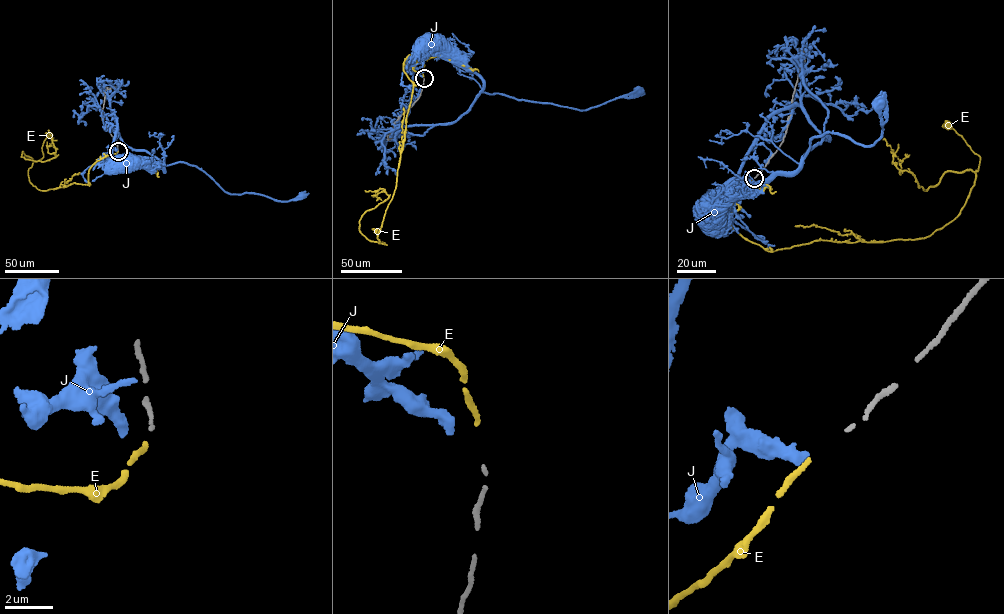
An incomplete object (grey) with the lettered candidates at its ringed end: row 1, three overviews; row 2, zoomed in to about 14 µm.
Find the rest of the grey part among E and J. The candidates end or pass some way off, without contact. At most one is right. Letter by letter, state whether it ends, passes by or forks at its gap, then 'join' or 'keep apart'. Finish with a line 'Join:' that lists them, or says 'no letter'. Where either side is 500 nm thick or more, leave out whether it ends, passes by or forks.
E: it ends there; join
J: it ends there; keep apart
Join: E

